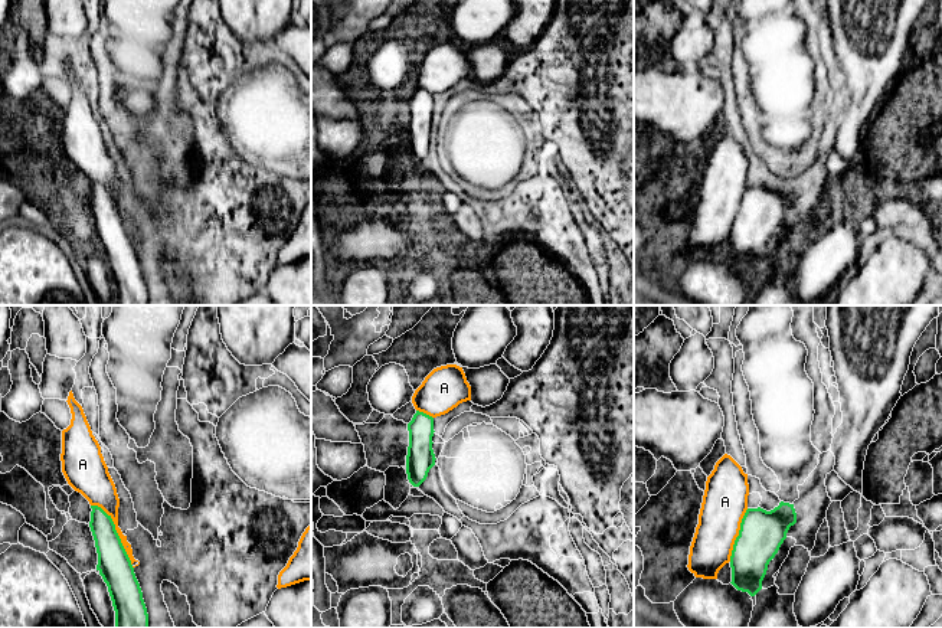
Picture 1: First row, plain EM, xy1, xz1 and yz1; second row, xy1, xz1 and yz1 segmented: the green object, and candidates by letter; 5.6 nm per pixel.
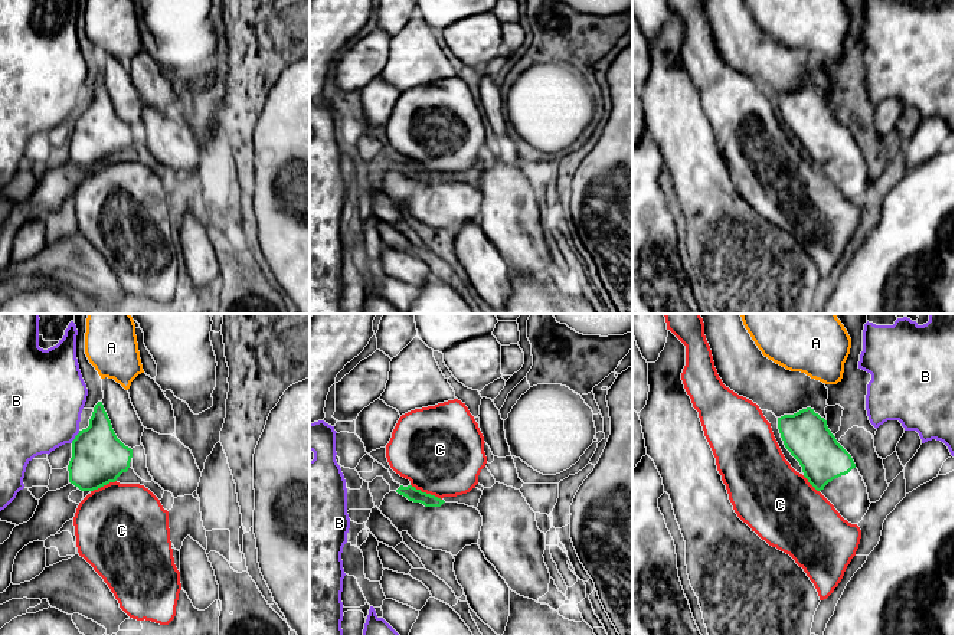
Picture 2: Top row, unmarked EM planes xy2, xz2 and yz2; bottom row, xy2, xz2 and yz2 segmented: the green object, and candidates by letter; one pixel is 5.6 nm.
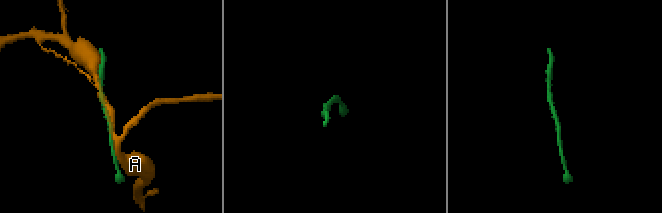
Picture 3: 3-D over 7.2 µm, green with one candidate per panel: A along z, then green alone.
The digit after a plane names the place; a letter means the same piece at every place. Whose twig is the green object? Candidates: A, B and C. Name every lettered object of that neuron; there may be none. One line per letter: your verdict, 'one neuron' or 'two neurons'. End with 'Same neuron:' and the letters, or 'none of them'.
A: two neurons
B: two neurons
C: two neurons
Same neuron: none of them

